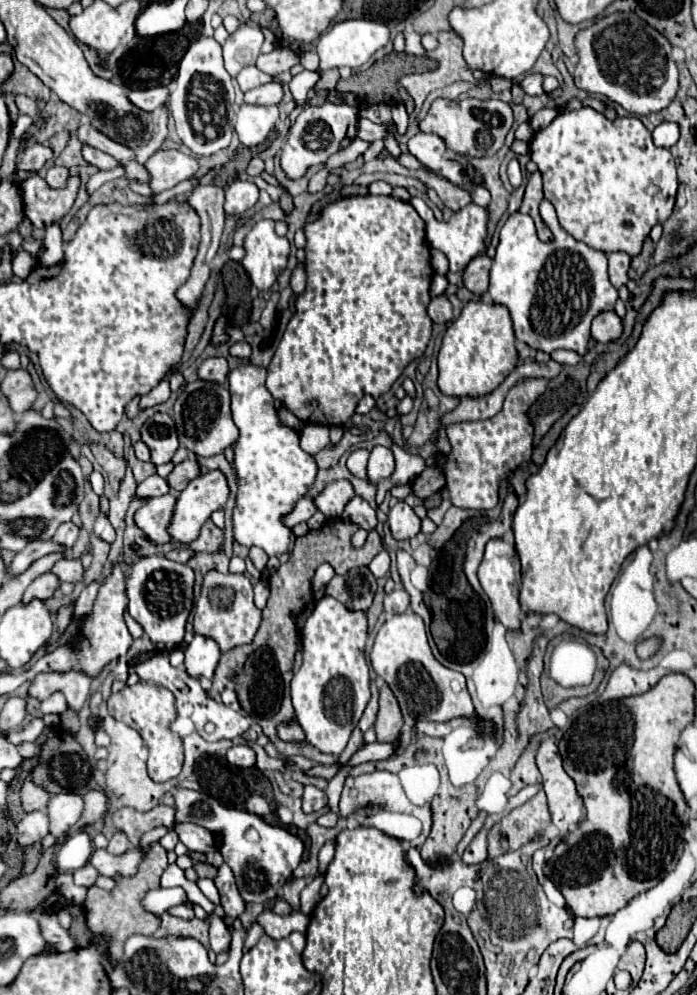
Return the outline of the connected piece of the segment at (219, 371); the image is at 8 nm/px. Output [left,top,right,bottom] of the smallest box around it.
[199,358,229,384]

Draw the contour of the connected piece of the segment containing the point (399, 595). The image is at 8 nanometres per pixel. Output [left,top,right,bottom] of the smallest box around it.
[385,582,409,614]

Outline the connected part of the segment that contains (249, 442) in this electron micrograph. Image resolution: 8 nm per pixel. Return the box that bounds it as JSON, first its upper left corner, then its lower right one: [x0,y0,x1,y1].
[229,364,317,556]

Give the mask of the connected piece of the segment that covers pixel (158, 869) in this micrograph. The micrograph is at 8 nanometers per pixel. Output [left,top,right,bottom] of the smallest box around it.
[83,842,167,962]

